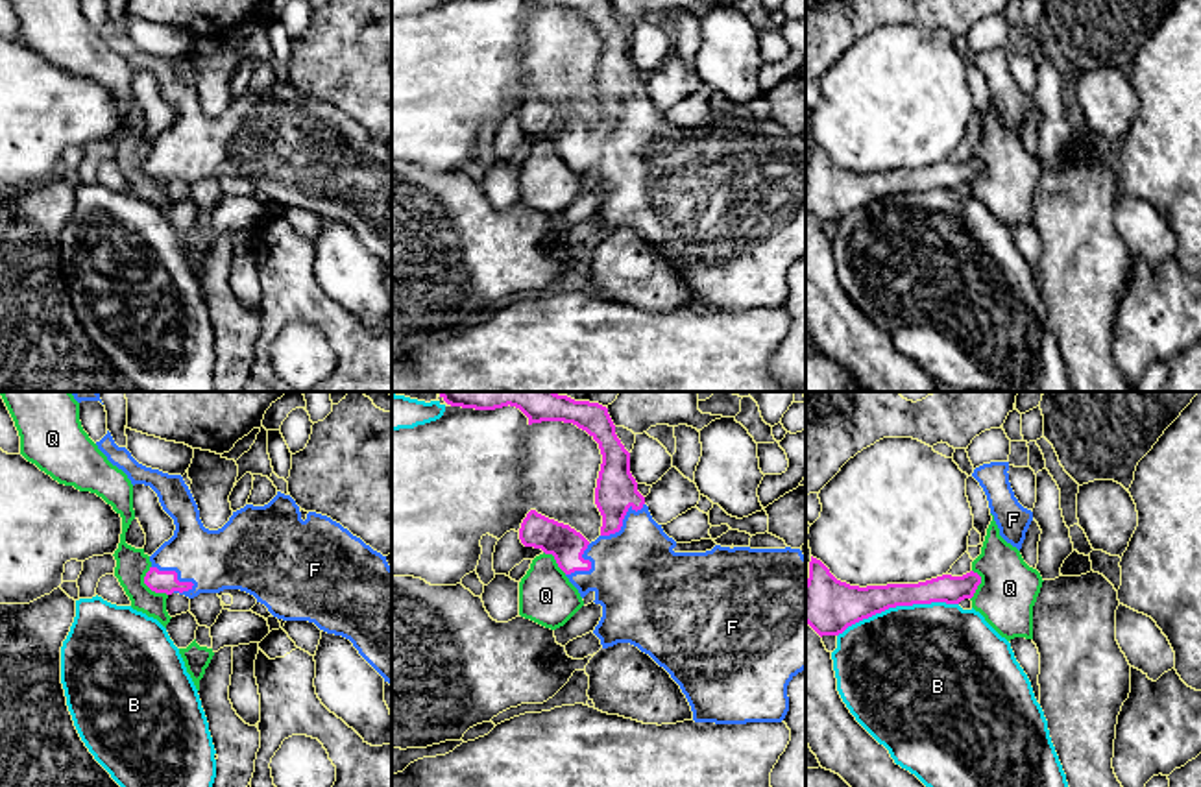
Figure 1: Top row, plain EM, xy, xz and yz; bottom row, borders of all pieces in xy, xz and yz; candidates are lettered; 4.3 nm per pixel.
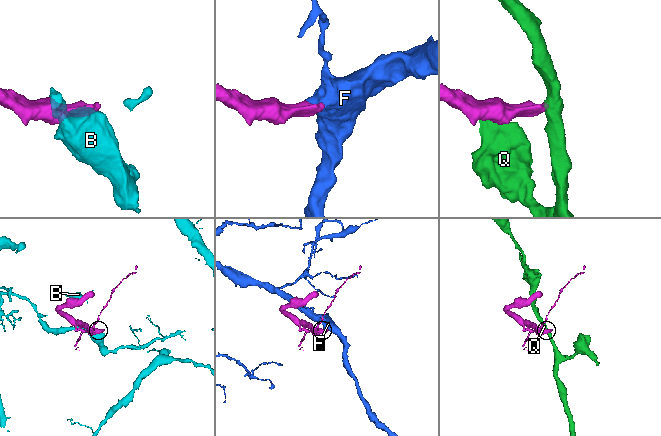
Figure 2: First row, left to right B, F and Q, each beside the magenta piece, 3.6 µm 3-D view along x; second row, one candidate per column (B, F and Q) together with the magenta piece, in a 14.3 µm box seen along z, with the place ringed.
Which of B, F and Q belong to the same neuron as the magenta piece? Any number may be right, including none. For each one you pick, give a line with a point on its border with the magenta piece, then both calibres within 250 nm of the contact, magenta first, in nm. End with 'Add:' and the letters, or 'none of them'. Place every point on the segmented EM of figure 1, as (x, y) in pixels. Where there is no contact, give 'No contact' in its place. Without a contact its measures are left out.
F: Touches magenta at xy (176, 573). Thickness 100 nm (magenta) against 280 nm
Add: F

